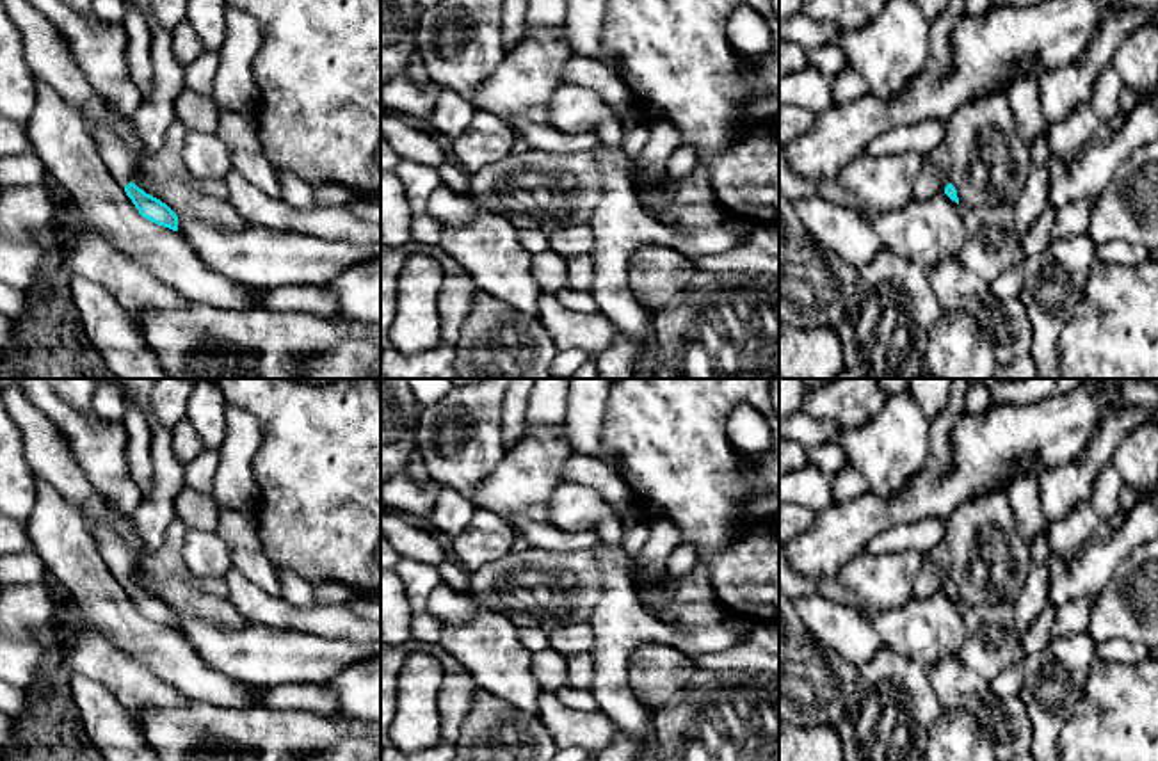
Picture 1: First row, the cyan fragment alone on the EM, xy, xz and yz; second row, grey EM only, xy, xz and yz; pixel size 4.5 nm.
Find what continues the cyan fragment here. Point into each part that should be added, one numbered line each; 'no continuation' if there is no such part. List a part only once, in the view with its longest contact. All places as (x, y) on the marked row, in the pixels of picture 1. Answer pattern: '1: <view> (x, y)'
1: xy (116, 155)

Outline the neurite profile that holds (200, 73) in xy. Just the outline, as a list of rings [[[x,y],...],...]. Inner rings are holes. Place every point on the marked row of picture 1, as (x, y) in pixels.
[[[203,50],[201,55],[185,68],[185,89],[203,96],[212,96],[217,66],[219,52]]]

